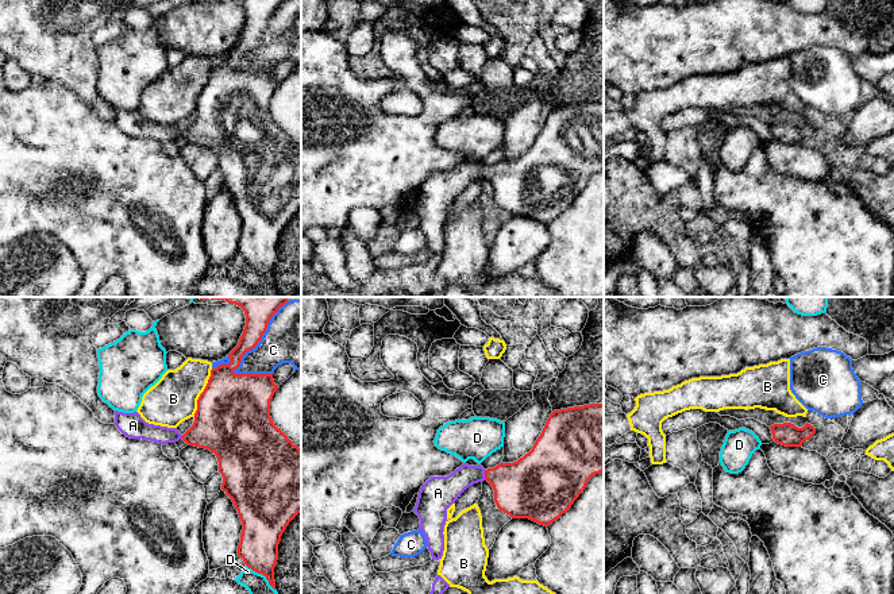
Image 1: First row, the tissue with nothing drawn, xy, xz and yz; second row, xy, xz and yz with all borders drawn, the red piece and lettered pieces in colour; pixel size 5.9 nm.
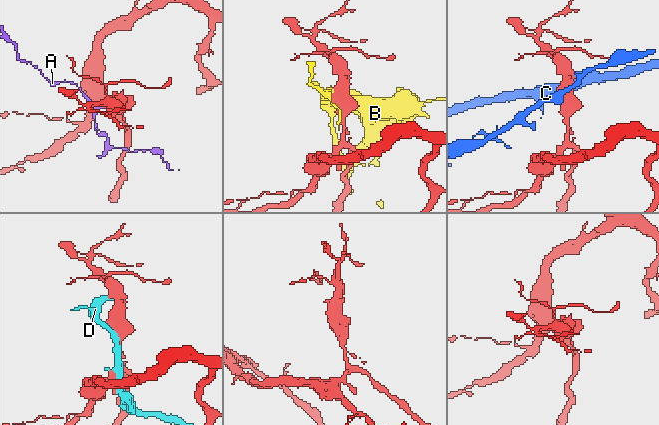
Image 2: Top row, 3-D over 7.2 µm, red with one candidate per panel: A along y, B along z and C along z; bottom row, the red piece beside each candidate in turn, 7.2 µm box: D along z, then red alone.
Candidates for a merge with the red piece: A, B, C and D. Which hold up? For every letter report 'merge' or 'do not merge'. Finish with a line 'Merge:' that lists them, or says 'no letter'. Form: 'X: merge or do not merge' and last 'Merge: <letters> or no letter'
A: merge
B: do not merge
C: do not merge
D: do not merge
Merge: A

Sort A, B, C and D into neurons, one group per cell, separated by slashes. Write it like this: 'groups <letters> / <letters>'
groups A / B / C / D

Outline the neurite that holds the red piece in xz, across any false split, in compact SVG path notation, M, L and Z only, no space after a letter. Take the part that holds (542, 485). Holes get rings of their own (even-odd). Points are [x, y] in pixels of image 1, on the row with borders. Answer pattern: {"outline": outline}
{"outline": "M589 404L554 410L532 450L513 463L500 463L485 470L463 463L447 477L431 477L420 489L413 512L420 518L420 531L427 539L432 559L439 560L444 551L443 528L447 509L471 485L488 481L494 490L494 502L512 518L529 518L548 526L566 513L587 481L604 471L604 405Z"}

